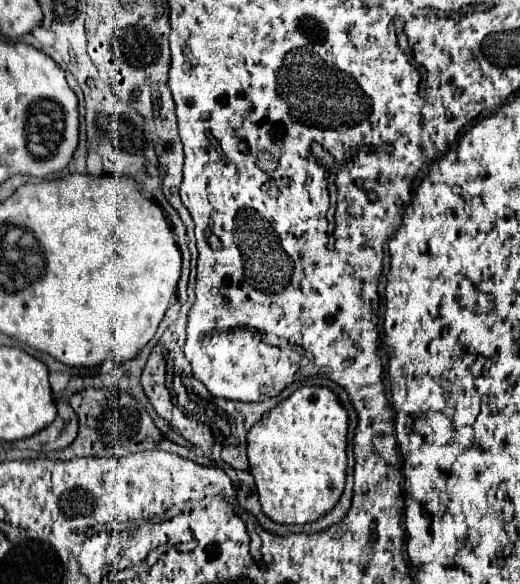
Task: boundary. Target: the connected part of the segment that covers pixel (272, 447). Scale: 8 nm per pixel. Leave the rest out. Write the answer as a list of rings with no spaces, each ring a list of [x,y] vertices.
[[[302,386],[252,426],[246,440],[262,512],[280,524],[314,522],[334,508],[346,480],[348,412],[324,386]]]

